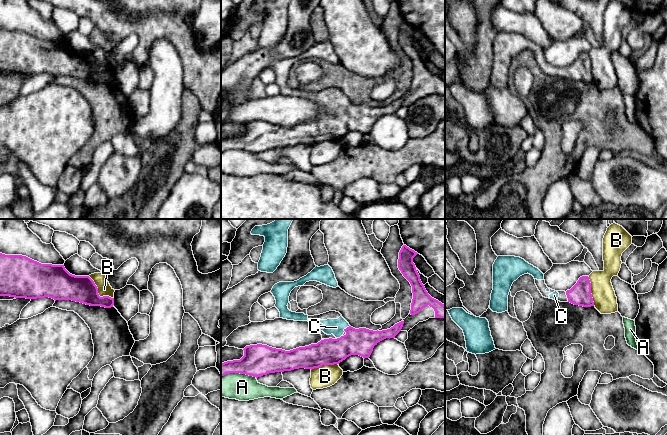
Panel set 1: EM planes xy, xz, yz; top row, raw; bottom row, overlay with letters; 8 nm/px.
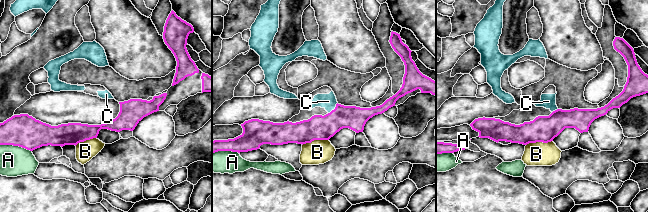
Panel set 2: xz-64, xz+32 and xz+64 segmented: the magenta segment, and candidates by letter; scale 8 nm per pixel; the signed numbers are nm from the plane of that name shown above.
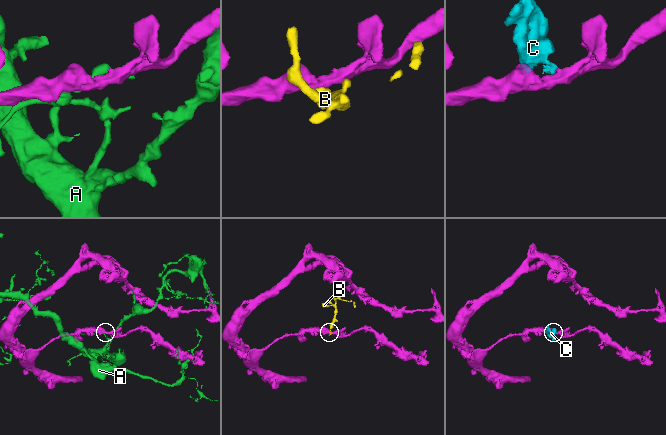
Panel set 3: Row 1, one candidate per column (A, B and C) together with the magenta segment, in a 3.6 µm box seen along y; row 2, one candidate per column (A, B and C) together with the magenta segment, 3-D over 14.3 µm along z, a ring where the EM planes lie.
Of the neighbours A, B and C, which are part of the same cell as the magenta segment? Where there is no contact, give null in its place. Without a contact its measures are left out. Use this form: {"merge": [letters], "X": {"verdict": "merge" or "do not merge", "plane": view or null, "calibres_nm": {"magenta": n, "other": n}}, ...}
{"merge": ["C"], "A": {"verdict": "do not merge", "plane": "xz", "calibres_nm": {"magenta": 260, "other": 220}}, "B": {"verdict": "do not merge", "plane": "xy", "calibres_nm": {"magenta": 220, "other": 110}}, "C": {"verdict": "merge", "plane": "xz", "calibres_nm": {"magenta": 220, "other": 130}}}

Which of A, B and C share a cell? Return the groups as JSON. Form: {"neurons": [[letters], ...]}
{"neurons": [["A"], ["B"], ["C"]]}

